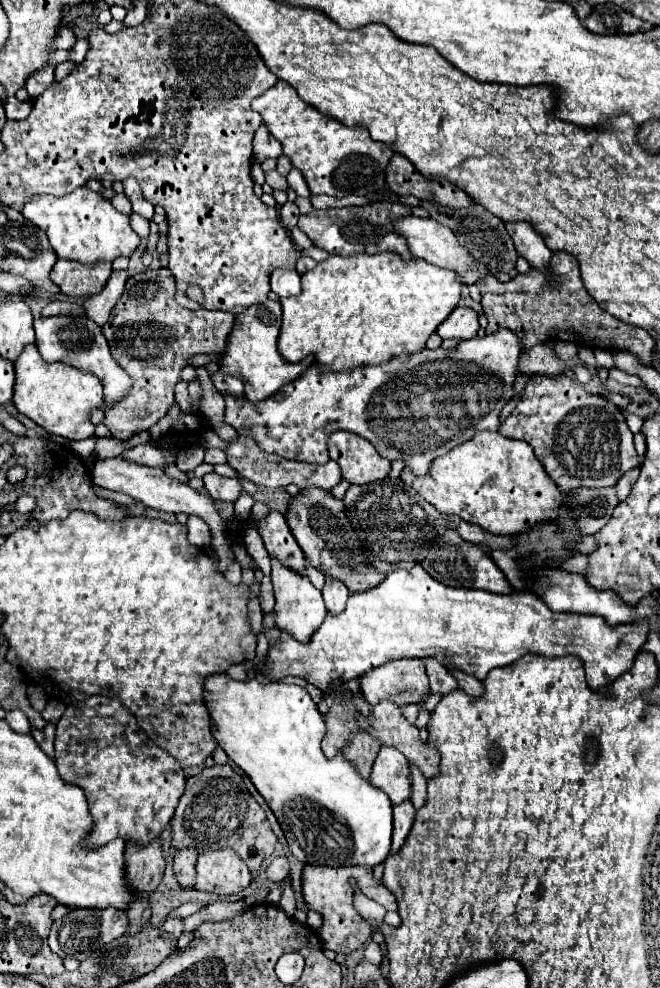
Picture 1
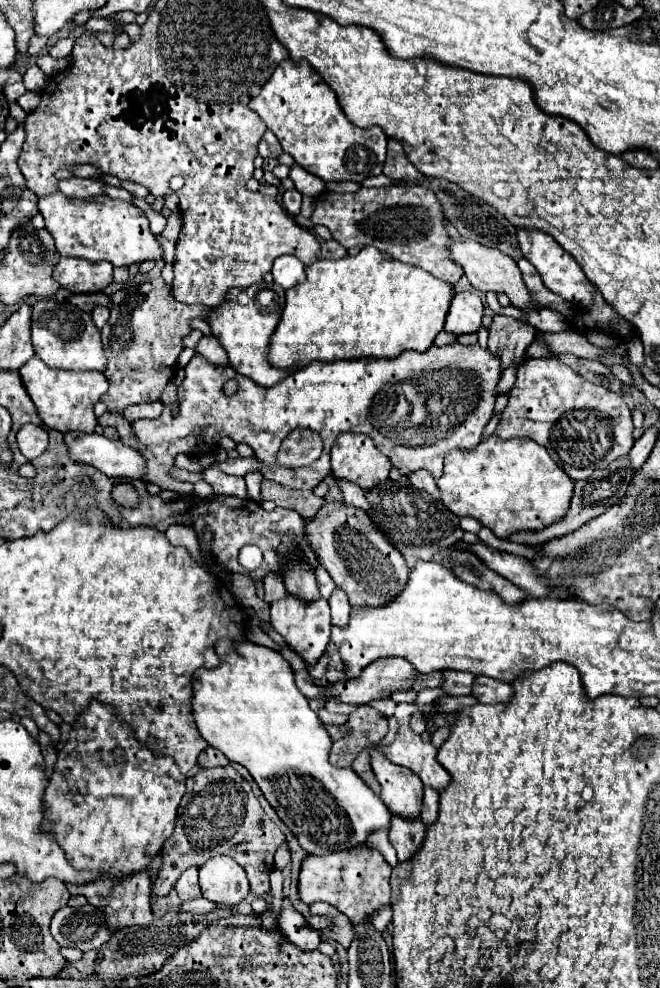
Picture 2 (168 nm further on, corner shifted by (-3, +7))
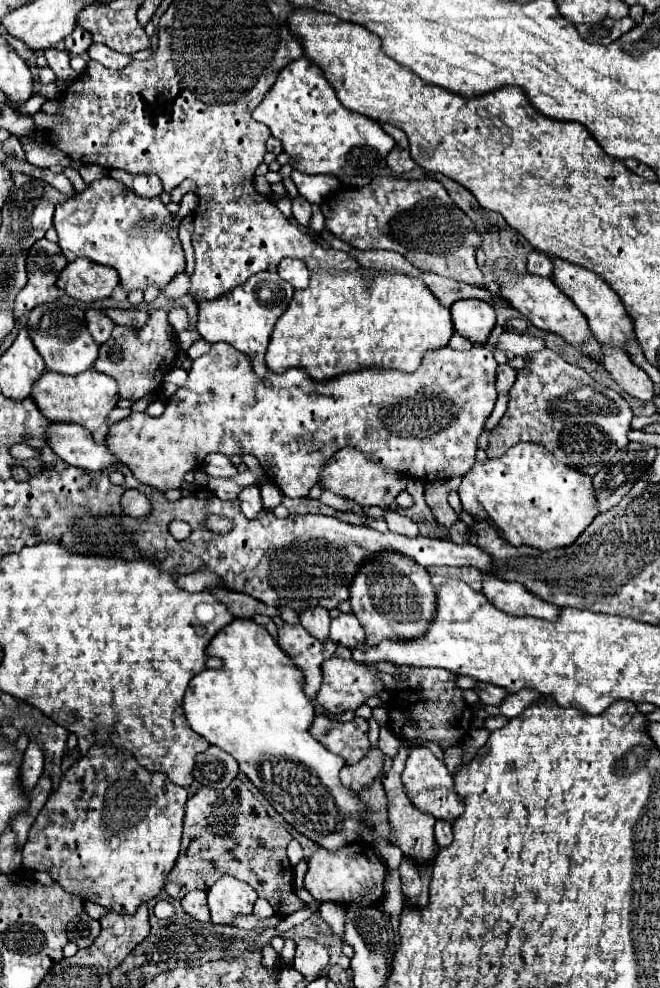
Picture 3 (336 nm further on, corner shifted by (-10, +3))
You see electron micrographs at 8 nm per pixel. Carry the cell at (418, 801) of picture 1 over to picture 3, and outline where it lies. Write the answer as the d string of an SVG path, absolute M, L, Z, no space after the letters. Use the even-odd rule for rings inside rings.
M437 821L435 823L435 839L439 847L447 847L453 841L453 827L447 821Z

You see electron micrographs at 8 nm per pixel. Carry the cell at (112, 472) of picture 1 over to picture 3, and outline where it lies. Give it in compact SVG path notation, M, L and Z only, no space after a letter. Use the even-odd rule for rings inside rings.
M51 423L47 427L47 443L65 463L87 471L103 471L117 463L107 445L97 445L91 433L81 425Z

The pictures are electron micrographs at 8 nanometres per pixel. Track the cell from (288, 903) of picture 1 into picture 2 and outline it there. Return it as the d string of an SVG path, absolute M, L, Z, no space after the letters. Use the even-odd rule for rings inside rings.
M290 899L282 901L278 927L294 945L300 945L300 949L318 949L320 945L320 935L306 925L306 919L294 909Z

